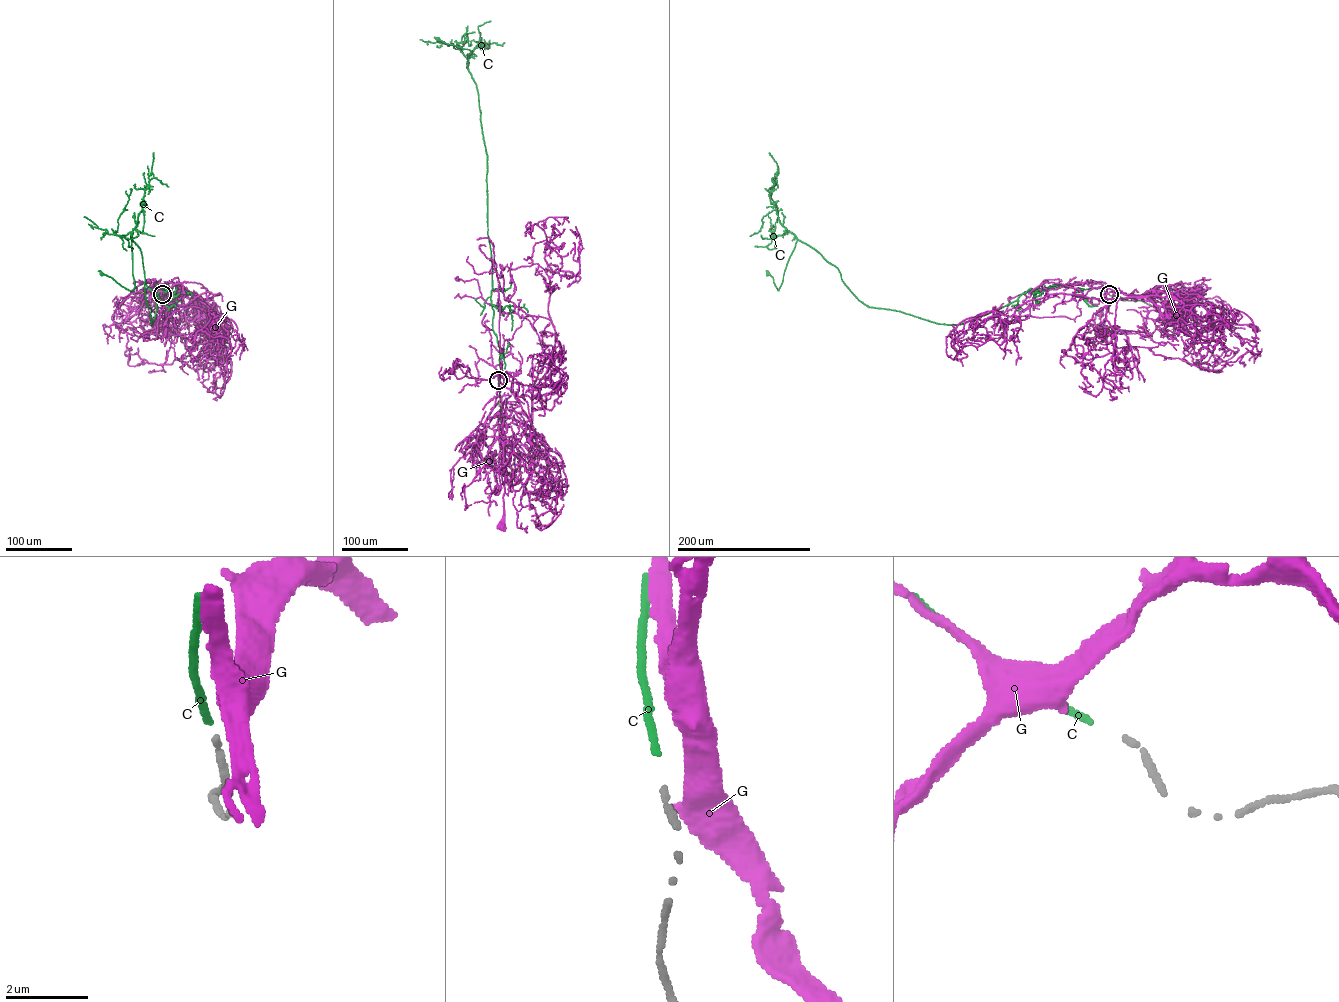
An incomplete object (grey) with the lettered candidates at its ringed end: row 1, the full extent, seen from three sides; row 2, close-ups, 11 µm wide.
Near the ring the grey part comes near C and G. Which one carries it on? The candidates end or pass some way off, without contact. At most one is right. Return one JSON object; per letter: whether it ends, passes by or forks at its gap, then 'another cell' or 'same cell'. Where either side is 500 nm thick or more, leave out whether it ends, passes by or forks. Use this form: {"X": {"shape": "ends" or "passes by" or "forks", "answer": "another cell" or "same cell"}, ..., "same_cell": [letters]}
{"C": {"shape": "ends", "answer": "same cell"}, "G": {"shape": "passes by", "answer": "another cell"}, "same_cell": ["C"]}

